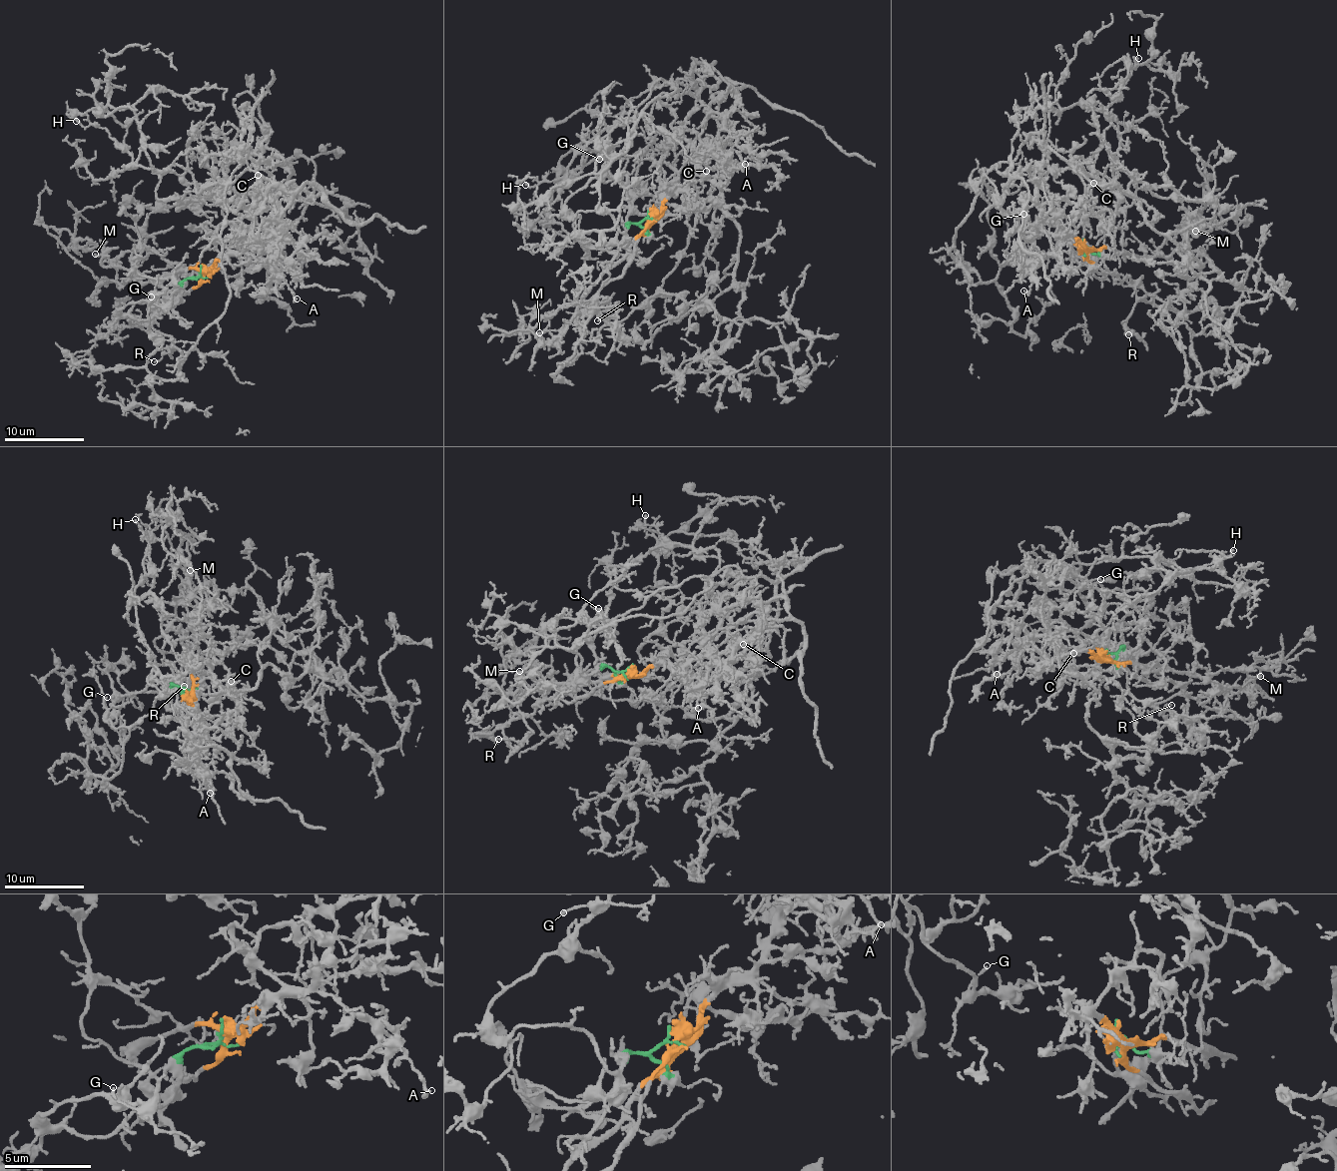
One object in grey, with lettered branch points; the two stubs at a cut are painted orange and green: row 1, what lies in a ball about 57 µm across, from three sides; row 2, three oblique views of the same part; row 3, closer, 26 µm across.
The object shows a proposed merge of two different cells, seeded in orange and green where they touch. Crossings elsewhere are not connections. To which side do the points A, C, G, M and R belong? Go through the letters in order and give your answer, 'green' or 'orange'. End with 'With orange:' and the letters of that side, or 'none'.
A: orange
C: orange
G: green
M: orange
R: orange
With orange: A, C, M, R

